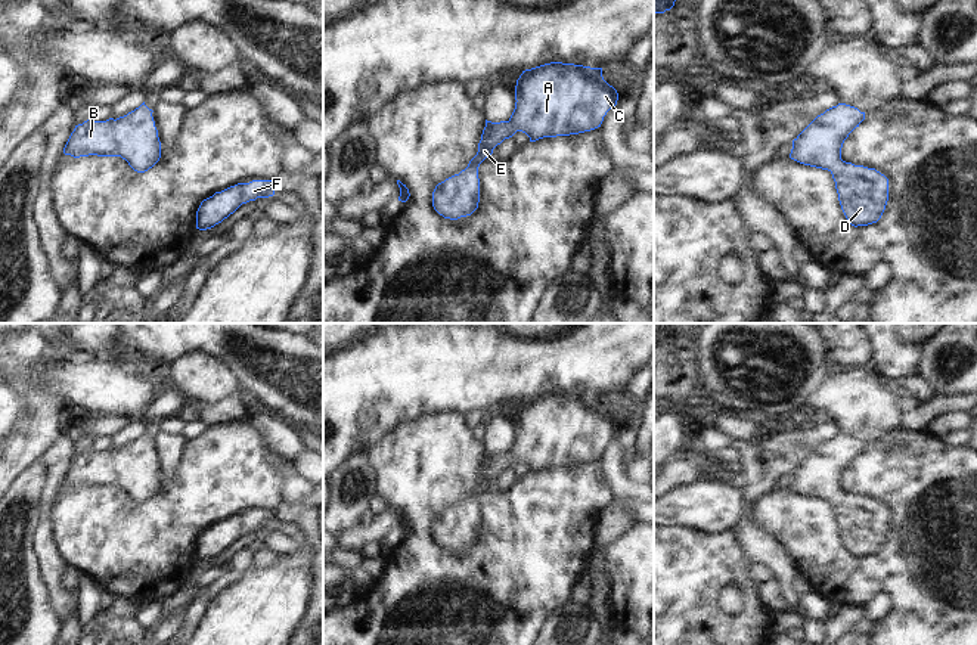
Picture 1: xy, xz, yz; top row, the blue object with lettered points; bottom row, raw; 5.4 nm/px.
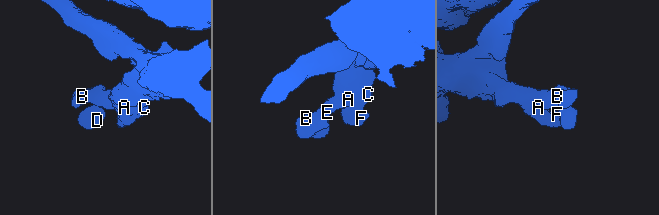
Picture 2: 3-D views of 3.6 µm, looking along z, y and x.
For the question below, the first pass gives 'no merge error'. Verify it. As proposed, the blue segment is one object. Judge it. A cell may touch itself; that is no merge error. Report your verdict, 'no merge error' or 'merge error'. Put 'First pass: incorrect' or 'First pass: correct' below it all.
no merge error
First pass: correct

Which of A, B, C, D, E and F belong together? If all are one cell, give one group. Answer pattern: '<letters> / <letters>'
A B C D E F

